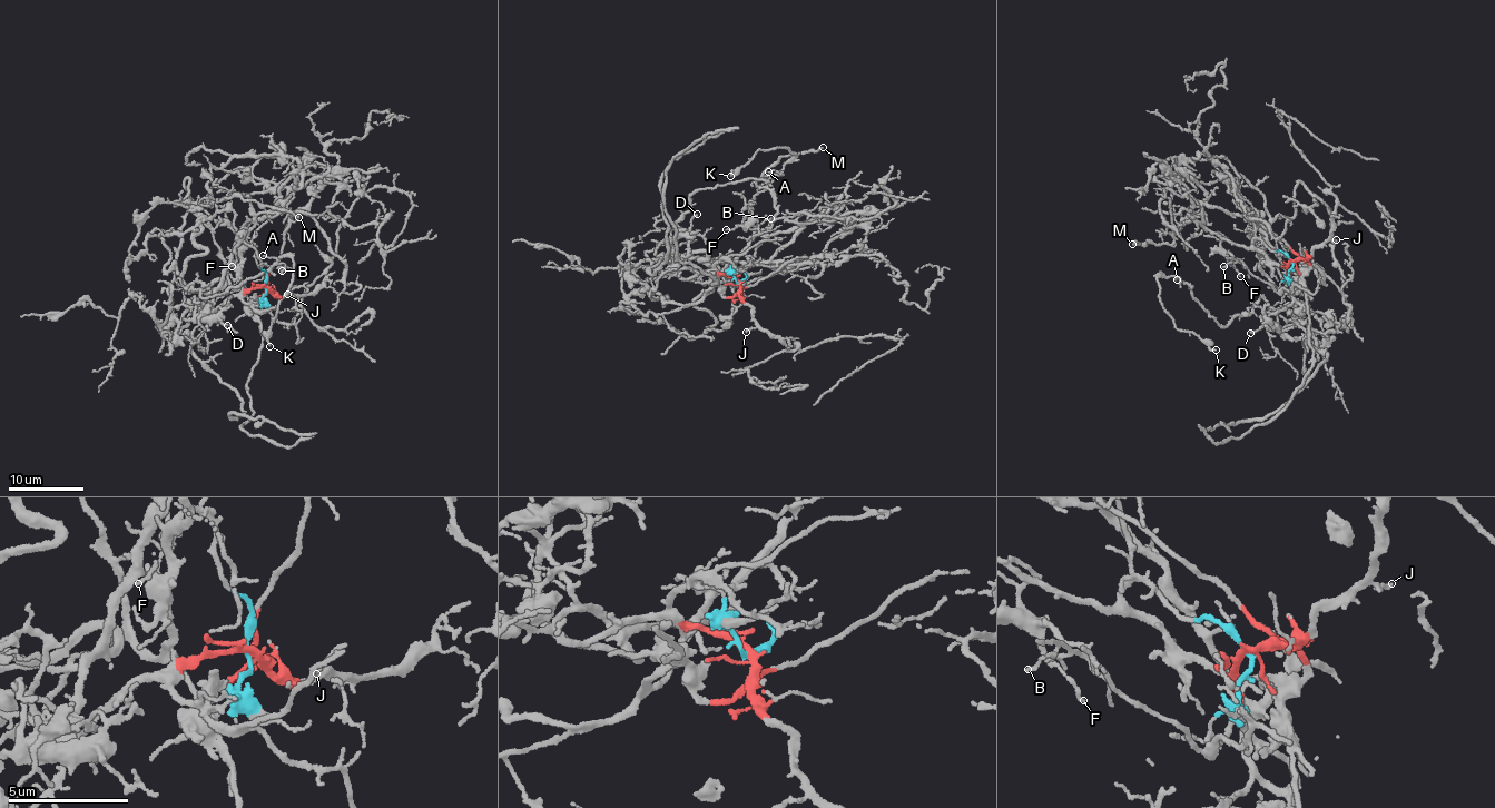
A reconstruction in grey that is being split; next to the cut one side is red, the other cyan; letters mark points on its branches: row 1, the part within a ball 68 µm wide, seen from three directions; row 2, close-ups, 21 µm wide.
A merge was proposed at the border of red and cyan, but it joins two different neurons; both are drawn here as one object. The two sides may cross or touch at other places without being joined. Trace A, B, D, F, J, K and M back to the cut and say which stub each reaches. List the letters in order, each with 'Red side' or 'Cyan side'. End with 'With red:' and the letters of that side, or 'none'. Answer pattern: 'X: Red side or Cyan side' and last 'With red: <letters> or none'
A: Red side
B: Cyan side
D: Red side
F: Cyan side
J: Red side
K: Red side
M: Cyan side
With red: A, D, J, K

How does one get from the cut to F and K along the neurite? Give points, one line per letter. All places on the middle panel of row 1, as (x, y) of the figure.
F: (737, 283), (745, 277), (749, 263), (746, 249), (757, 228), (747, 223), (725, 230)
K: (737, 283), (681, 276), (677, 225), (695, 189), (769, 178), (793, 153), (757, 151), (730, 175)

